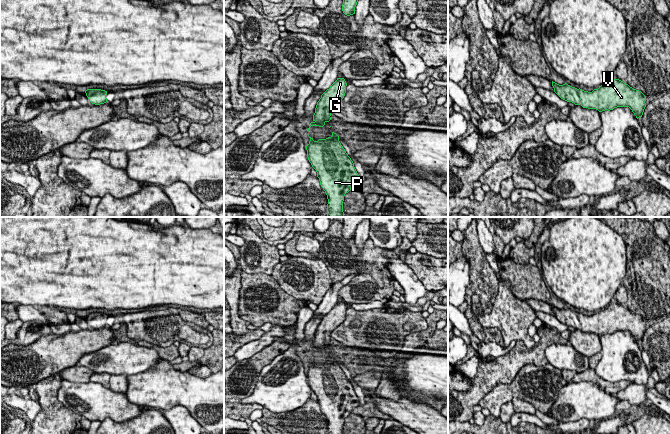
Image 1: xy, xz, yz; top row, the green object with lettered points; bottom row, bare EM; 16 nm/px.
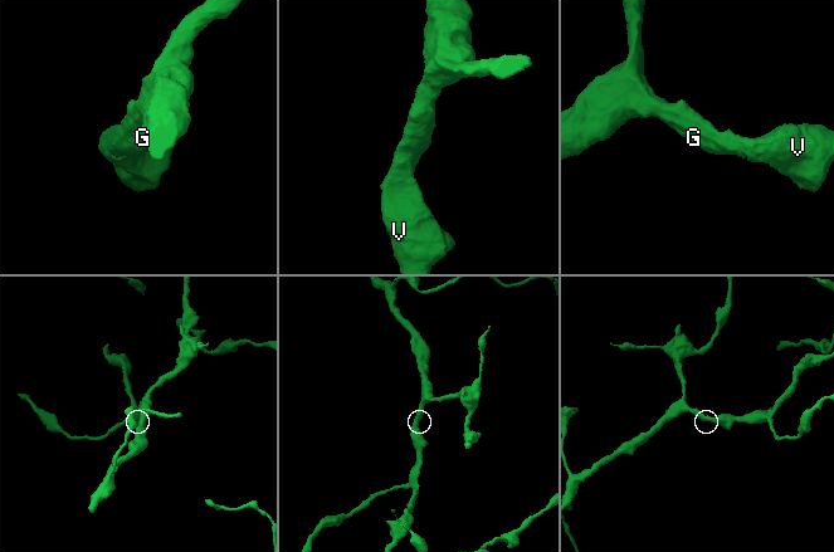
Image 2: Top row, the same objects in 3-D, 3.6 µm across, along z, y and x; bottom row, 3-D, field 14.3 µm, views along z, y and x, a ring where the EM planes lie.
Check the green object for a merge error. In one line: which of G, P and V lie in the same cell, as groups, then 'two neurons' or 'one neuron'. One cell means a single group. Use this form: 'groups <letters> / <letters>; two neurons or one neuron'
groups G P V; one neuron

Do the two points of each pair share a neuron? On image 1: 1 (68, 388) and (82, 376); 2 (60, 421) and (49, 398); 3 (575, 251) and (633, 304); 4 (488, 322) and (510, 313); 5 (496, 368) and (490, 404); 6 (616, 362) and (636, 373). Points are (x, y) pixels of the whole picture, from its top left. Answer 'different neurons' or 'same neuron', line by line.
1: different neurons
2: same neuron
3: different neurons
4: same neuron
5: different neurons
6: same neuron

